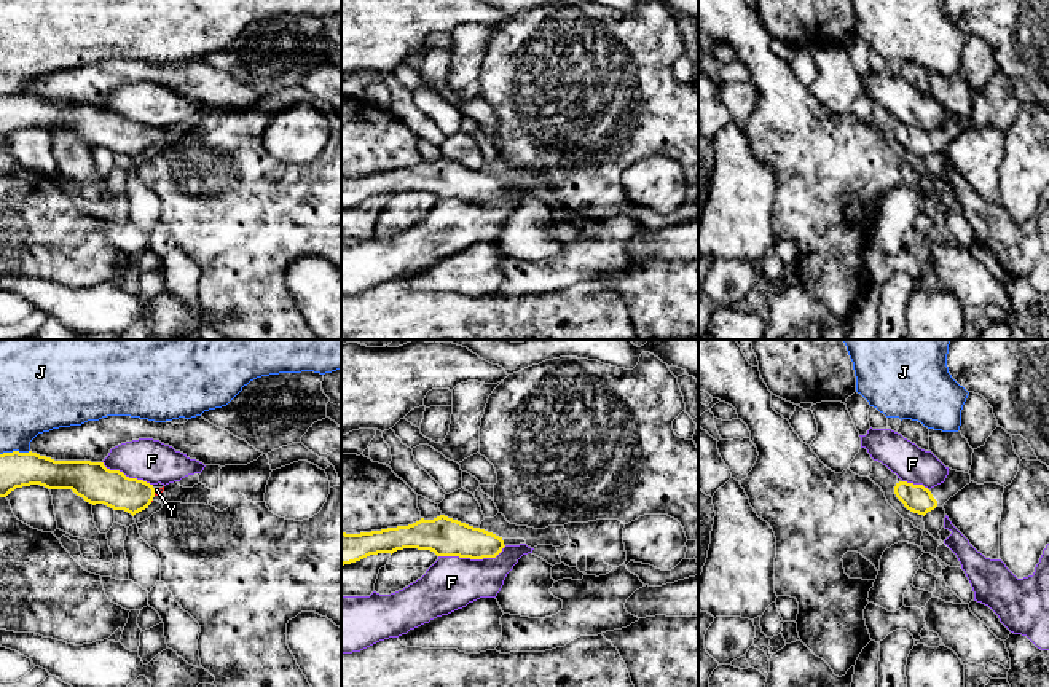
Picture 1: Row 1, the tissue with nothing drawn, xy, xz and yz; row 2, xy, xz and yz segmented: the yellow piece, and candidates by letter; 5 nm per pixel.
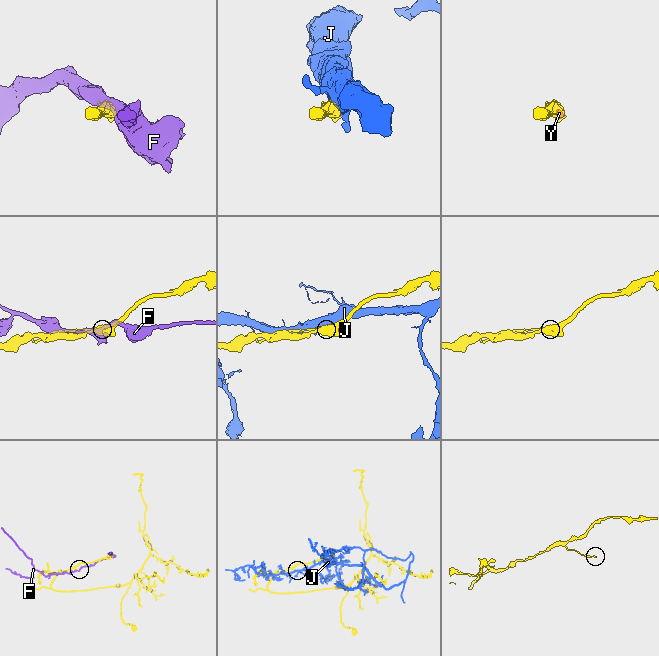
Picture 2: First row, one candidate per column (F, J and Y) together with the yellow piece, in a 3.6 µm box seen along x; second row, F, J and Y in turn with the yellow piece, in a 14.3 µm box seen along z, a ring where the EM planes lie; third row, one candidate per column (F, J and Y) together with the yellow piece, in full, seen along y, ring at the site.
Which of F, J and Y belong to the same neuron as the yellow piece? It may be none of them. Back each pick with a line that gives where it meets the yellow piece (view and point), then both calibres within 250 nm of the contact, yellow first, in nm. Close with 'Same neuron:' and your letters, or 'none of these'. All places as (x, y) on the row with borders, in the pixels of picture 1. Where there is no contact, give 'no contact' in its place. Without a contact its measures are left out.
Y: meets yellow in xy at (153, 491); 190 nm thick on the yellow side, 30 nm on the other
Same neuron: Y

